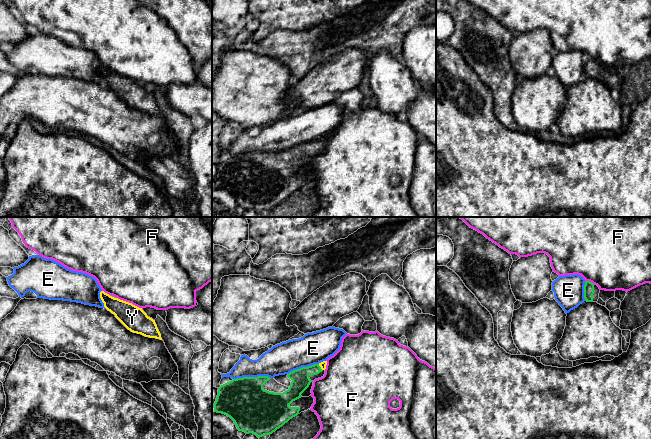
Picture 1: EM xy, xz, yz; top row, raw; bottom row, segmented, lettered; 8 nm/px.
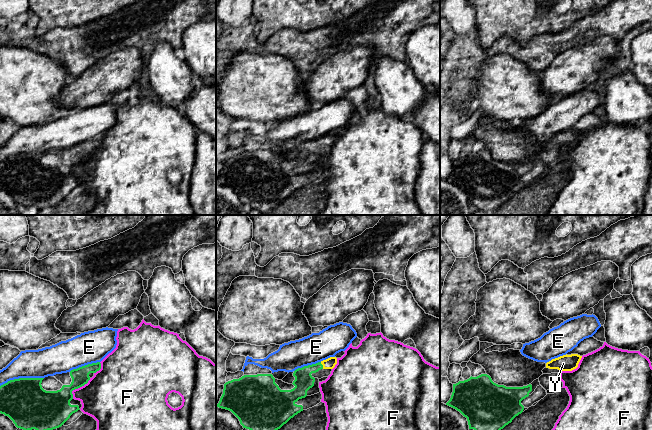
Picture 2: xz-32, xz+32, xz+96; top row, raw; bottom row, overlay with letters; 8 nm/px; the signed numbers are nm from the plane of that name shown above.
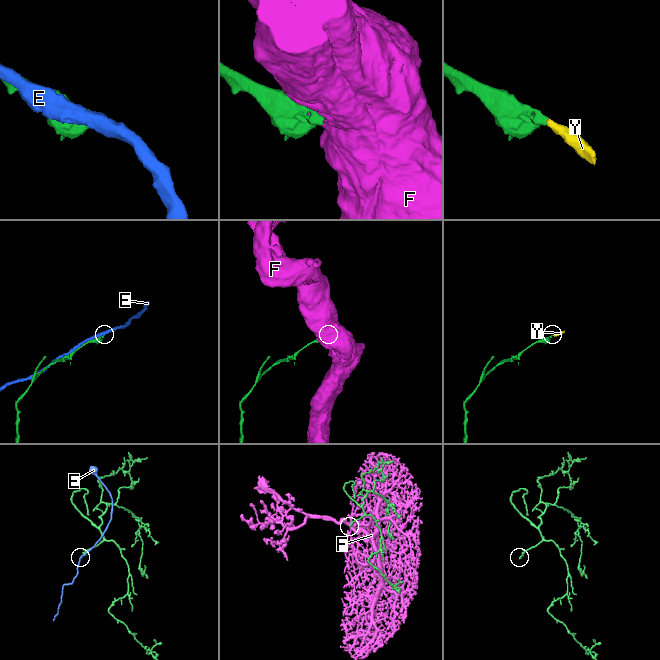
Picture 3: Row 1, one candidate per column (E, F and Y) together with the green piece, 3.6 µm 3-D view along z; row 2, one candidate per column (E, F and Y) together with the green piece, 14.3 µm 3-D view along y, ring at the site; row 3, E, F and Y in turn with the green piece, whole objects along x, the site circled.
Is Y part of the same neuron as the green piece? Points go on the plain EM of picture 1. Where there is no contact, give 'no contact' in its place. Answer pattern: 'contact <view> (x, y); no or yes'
contact xz (320, 143); yes

